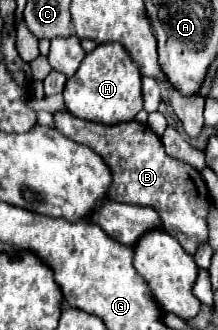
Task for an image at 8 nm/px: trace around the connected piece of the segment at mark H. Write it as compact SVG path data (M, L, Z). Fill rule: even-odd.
M102 43L82 59L78 73L66 81L64 101L70 113L86 121L102 125L132 121L142 109L142 73L120 43Z

